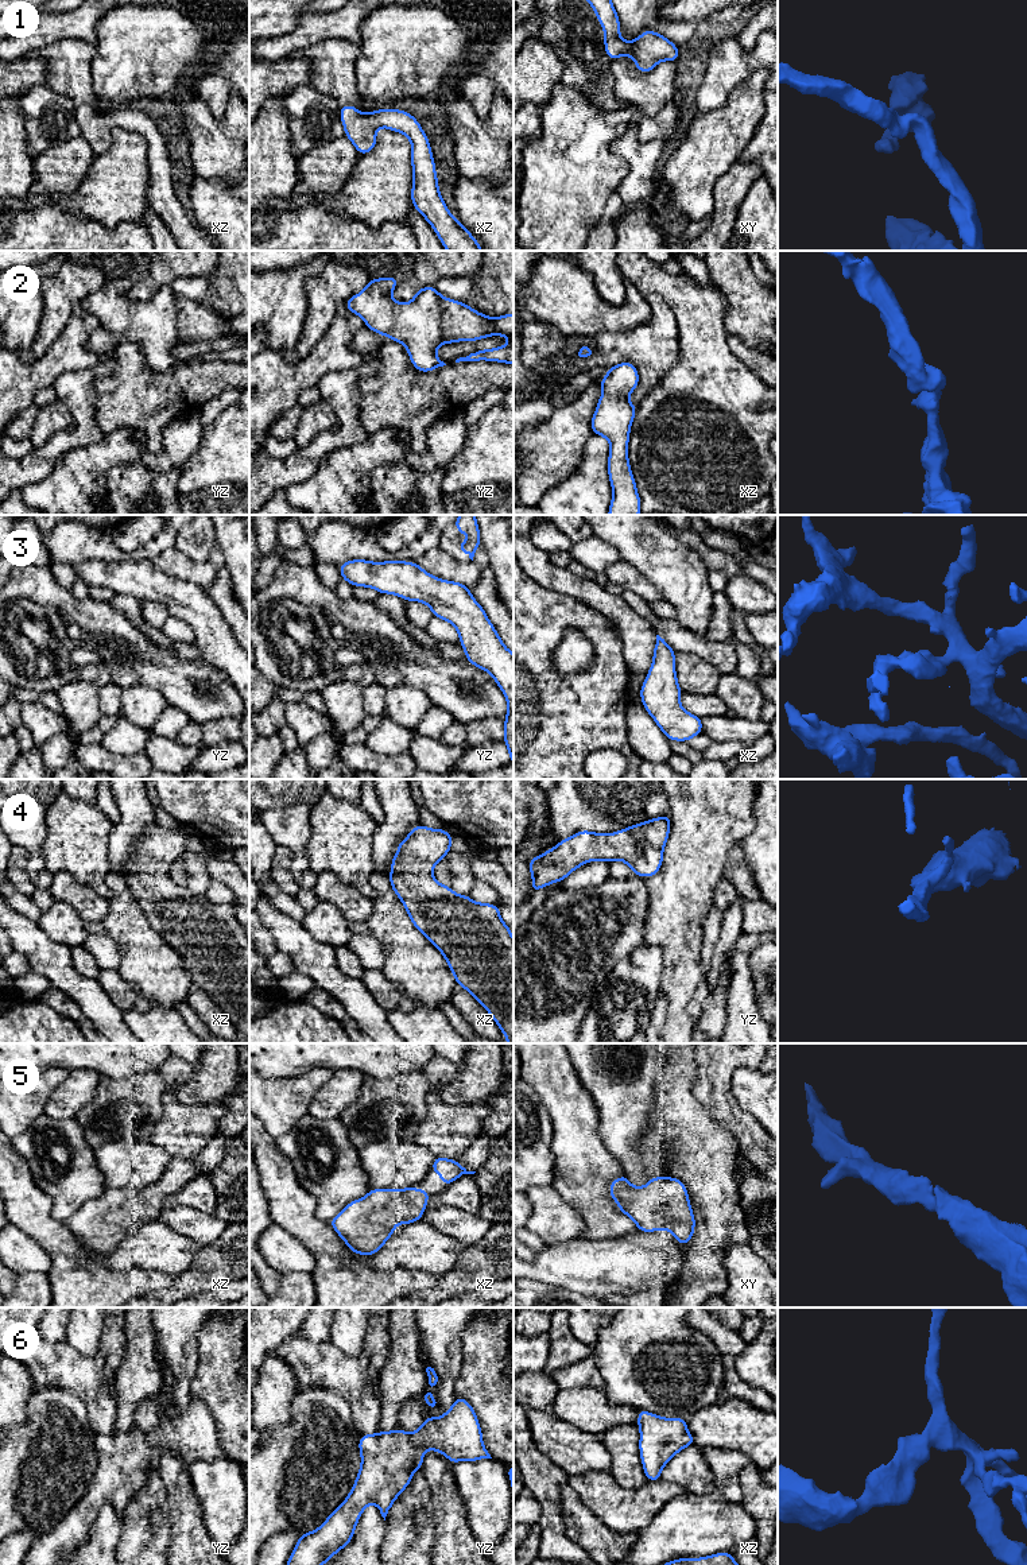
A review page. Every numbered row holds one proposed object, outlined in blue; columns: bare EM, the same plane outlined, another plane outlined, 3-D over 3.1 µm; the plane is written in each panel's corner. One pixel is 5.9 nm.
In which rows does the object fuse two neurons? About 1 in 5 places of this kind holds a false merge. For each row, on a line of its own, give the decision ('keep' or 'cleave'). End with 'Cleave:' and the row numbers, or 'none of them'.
1: keep
2: keep
3: keep
4: keep
5: keep
6: keep
Cleave: none of them

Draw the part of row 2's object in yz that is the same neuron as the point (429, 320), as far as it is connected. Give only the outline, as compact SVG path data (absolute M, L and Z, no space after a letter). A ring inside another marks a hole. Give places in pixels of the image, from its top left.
M394 276L371 278L367 287L345 301L346 309L363 318L372 332L402 342L416 371L430 372L446 365L435 353L441 344L507 336L512 341L483 349L460 361L500 361L514 364L514 314L492 318L469 305L442 297L434 286L418 290L408 303L391 298L400 282Z

